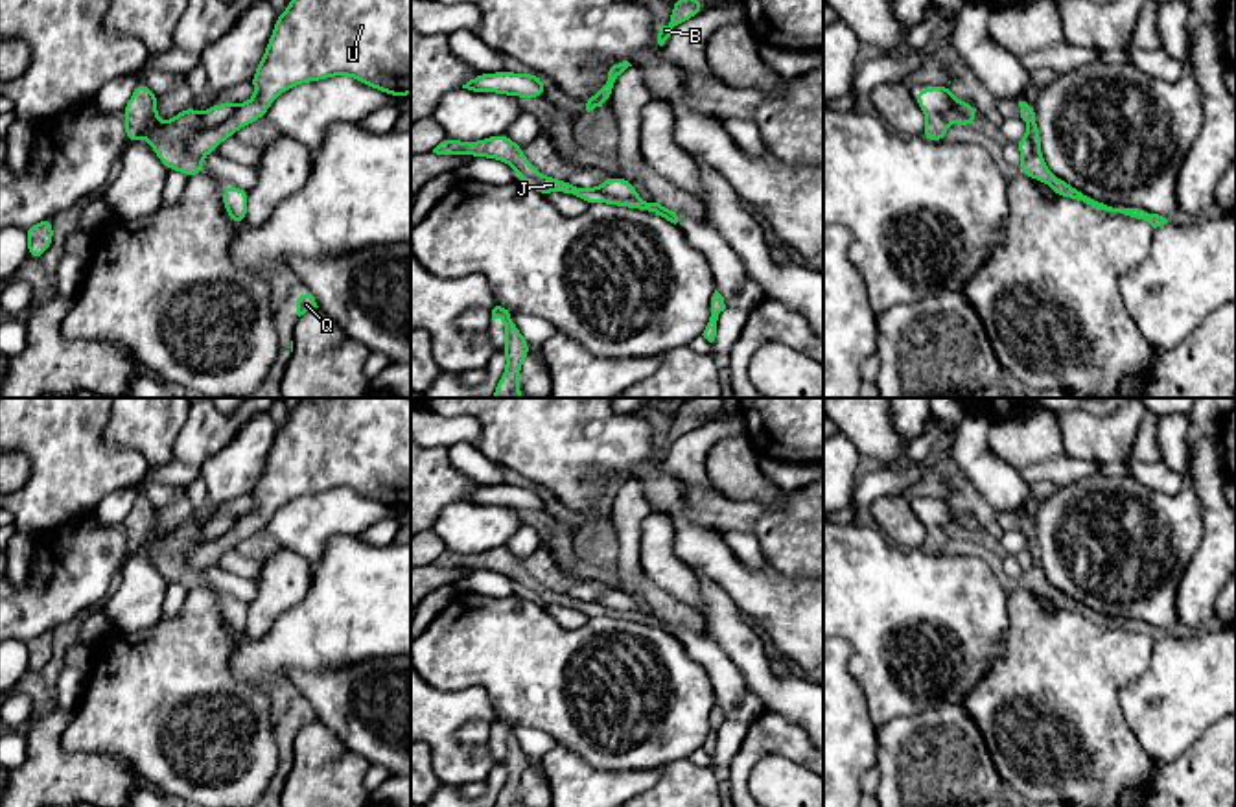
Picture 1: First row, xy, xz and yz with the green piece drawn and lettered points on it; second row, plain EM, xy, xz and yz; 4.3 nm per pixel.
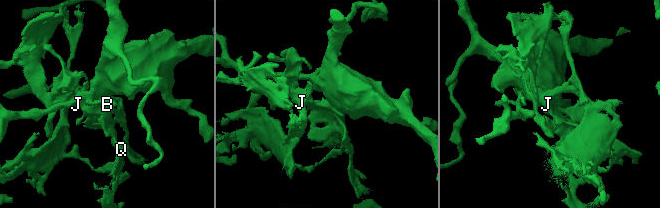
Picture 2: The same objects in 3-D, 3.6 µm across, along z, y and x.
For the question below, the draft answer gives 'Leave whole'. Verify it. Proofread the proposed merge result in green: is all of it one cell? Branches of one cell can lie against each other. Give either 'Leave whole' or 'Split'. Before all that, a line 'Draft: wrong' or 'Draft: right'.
Draft: wrong
Split

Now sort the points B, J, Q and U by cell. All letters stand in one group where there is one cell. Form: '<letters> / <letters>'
B U / J Q

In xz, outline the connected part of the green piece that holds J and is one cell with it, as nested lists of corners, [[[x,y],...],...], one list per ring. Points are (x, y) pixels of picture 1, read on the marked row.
[[[496,134],[488,136],[484,140],[477,142],[462,142],[446,136],[435,149],[437,155],[470,155],[470,157],[486,157],[486,158],[497,158],[510,168],[514,168],[519,175],[519,181],[536,190],[542,195],[547,195],[551,192],[562,192],[566,195],[575,195],[582,199],[588,205],[595,203],[608,203],[613,206],[628,206],[634,210],[648,212],[665,217],[670,223],[678,223],[676,212],[661,206],[659,203],[648,203],[639,197],[634,199],[619,199],[613,195],[608,195],[604,192],[599,192],[597,188],[578,188],[566,179],[553,179],[542,175],[523,155],[523,147],[518,146],[514,140],[510,140],[507,134]]]

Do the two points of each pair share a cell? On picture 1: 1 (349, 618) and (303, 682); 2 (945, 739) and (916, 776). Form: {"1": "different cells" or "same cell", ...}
{"1": "different cells", "2": "same cell"}

